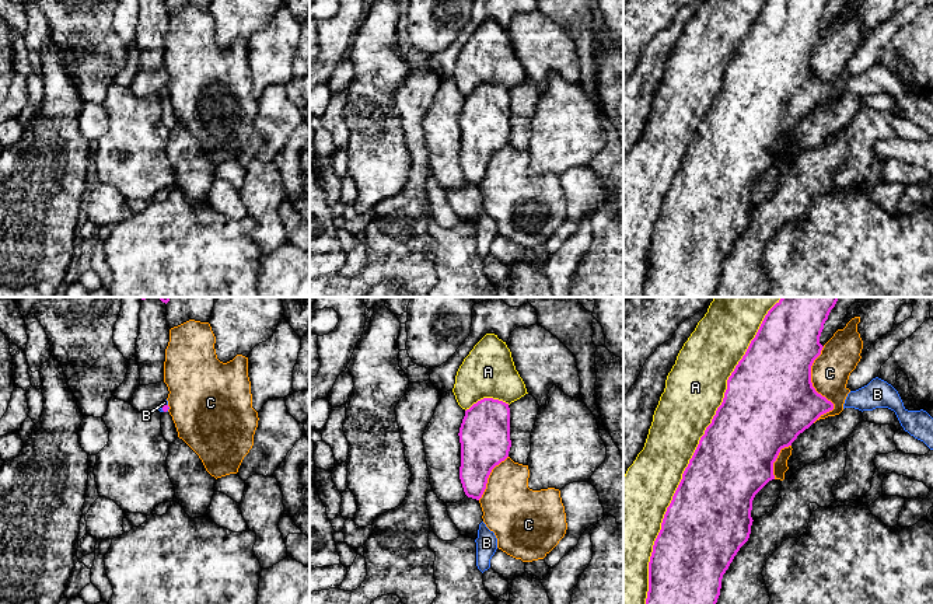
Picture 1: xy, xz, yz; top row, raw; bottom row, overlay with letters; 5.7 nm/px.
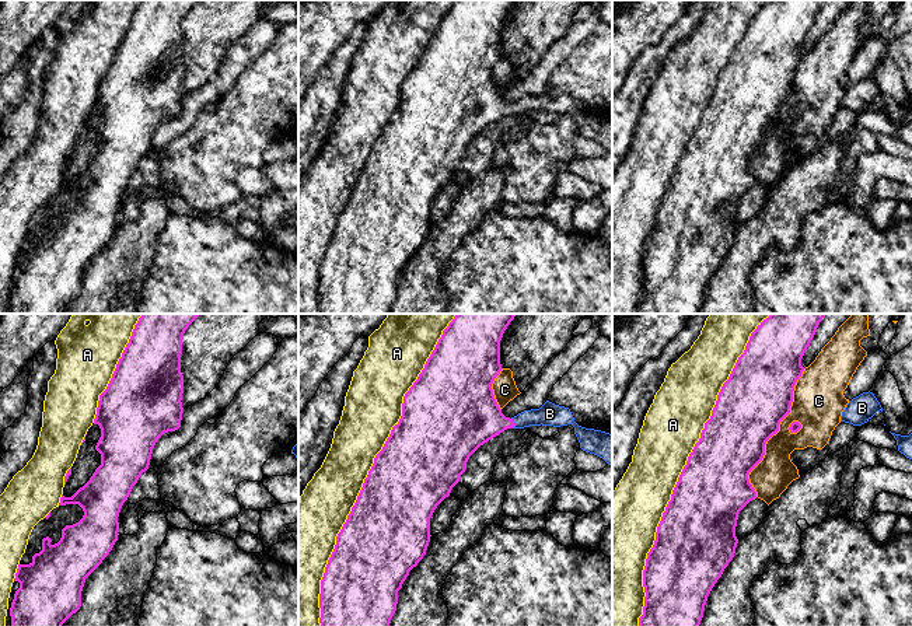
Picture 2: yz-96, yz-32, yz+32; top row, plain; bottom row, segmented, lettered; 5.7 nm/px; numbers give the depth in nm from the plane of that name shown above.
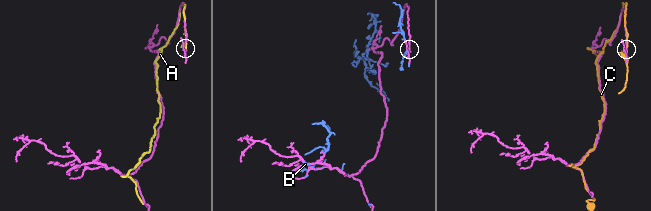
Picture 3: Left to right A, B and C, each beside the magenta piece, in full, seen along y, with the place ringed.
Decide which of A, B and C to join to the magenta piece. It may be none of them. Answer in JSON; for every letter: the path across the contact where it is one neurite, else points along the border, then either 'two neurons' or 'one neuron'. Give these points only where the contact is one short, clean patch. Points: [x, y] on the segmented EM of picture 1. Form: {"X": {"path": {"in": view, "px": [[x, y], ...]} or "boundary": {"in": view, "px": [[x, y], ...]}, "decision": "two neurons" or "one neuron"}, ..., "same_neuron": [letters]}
{"A": {"decision": "two neurons"}, "B": {"decision": "one neuron"}, "C": {"decision": "two neurons"}, "same_neuron": ["B"]}

